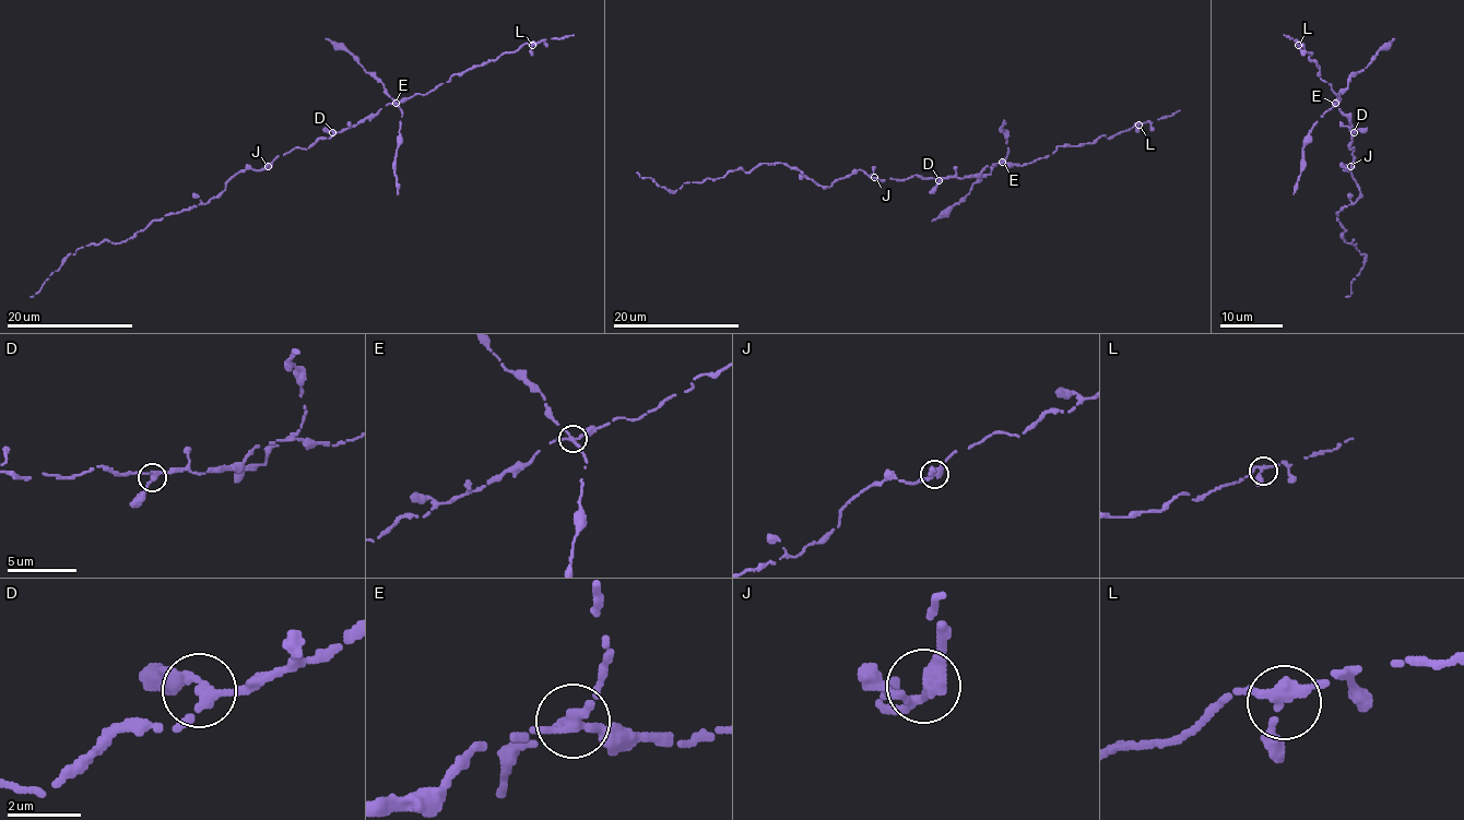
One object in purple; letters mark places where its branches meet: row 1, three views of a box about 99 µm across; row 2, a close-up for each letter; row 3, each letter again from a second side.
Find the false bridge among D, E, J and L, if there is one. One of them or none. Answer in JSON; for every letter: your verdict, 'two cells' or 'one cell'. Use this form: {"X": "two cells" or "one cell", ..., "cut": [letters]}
{"D": "one cell", "E": "two cells", "J": "one cell", "L": "one cell", "cut": ["E"]}

